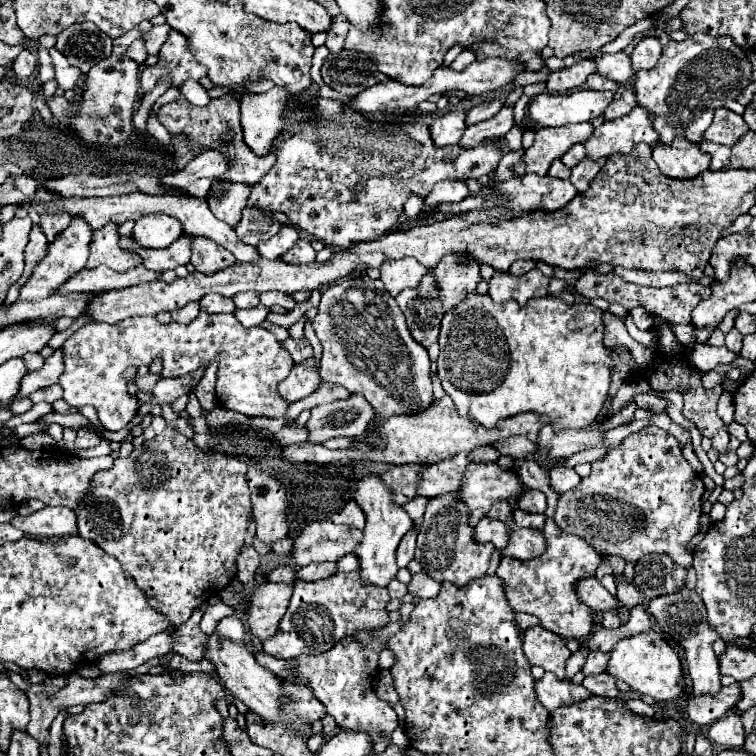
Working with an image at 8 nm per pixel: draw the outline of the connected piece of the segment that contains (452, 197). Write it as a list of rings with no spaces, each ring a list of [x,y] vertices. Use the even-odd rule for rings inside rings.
[[[444,180],[444,182],[436,184],[434,190],[426,196],[422,210],[424,210],[424,214],[430,214],[430,212],[434,212],[436,204],[440,204],[440,202],[460,202],[466,196],[470,196],[466,180]]]

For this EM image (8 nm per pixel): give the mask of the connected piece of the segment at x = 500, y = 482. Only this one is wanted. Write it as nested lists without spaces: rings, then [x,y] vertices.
[[[470,462],[464,472],[464,486],[460,488],[460,498],[470,508],[470,524],[476,526],[496,500],[520,500],[524,492],[526,486],[522,484],[514,468],[504,470],[498,464]]]

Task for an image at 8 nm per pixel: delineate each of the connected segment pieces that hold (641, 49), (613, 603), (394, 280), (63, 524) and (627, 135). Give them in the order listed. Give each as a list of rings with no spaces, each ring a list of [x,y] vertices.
[[[642,38],[632,52],[632,66],[636,70],[648,70],[656,66],[662,54],[662,44],[658,38]]]
[[[594,576],[578,580],[574,590],[578,600],[584,602],[592,612],[604,612],[618,606],[618,600]]]
[[[404,258],[404,260],[384,260],[380,266],[380,280],[384,282],[386,290],[396,296],[404,288],[416,288],[420,278],[426,274],[426,268],[418,264],[418,260]]]
[[[44,506],[28,516],[12,520],[16,528],[38,538],[64,538],[76,534],[76,514],[64,506]]]
[[[634,106],[630,114],[606,120],[600,128],[592,132],[592,136],[584,142],[586,156],[592,160],[608,158],[616,152],[630,152],[638,142],[656,144],[656,130],[652,128],[652,116],[644,112],[644,108]]]

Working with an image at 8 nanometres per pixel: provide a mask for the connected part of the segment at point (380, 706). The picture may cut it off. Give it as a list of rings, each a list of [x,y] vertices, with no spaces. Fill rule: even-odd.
[[[348,636],[320,656],[298,656],[298,660],[280,660],[274,656],[266,656],[266,652],[258,652],[256,660],[260,666],[272,670],[276,676],[296,680],[296,686],[310,688],[312,694],[326,706],[328,714],[336,718],[340,728],[368,732],[374,740],[374,752],[382,754],[392,742],[392,732],[398,728],[398,718],[388,702],[382,702],[376,694],[372,694],[372,678],[378,672],[380,652],[382,644],[370,644],[364,648],[352,636]]]

